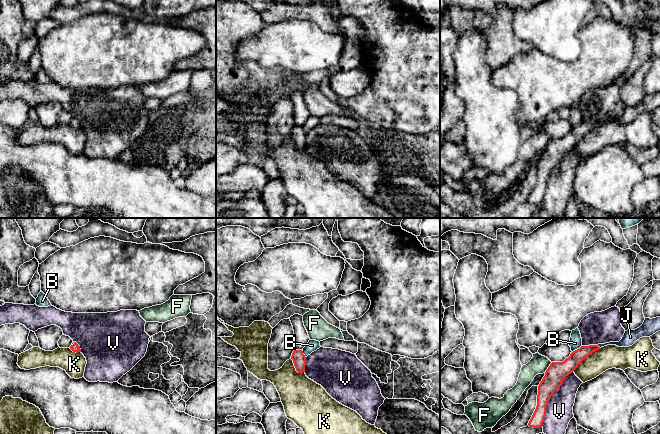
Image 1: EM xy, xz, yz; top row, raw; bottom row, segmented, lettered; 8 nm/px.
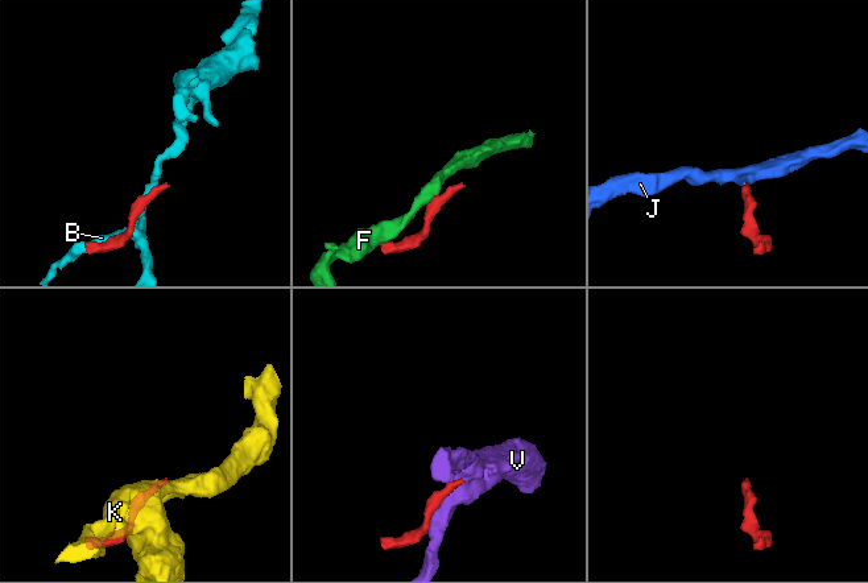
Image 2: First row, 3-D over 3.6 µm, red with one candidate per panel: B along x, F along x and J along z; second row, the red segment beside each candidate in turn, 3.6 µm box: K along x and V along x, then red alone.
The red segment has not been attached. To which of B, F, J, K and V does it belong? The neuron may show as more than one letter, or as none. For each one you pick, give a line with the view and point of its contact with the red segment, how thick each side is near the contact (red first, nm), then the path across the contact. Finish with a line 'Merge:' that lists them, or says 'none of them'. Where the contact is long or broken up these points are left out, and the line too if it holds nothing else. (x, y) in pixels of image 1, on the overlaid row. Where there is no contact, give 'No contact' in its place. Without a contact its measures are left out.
J: Touches red at yz (598, 346). Thickness 110 nm (red) against 110 nm. Path across: yz (576, 357), (584, 351), (598, 346), (623, 343), (628, 339)
Merge: J

